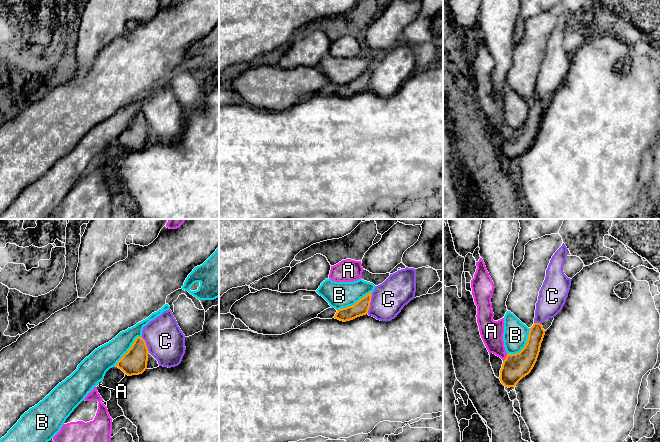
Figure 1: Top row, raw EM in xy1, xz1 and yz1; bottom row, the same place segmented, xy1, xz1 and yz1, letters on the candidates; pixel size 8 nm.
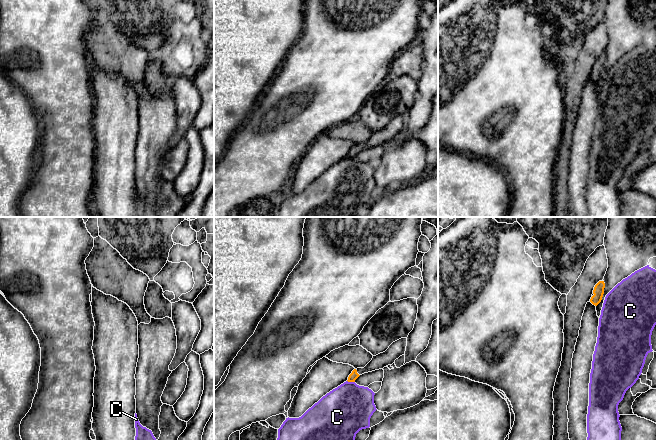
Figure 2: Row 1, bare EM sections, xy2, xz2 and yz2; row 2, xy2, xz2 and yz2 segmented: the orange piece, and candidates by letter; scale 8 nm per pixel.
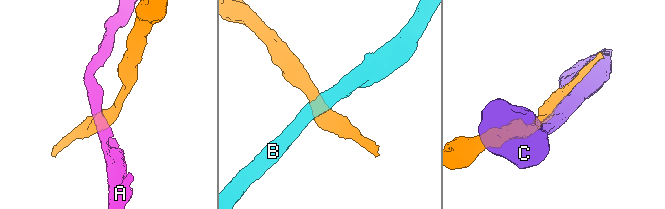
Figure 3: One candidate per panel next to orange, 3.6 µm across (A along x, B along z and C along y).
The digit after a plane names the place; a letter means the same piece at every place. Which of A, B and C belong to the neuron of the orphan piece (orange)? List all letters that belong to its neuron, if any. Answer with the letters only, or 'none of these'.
none of these

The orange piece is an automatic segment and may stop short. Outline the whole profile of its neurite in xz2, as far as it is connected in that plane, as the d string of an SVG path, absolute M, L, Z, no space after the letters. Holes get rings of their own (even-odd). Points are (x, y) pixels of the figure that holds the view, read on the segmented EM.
M401 338L393 342L389 348L376 356L364 367L357 368L352 371L348 377L348 382L355 382L355 380L362 374L383 369L388 365L392 365L396 359L405 354L407 346L407 338Z

